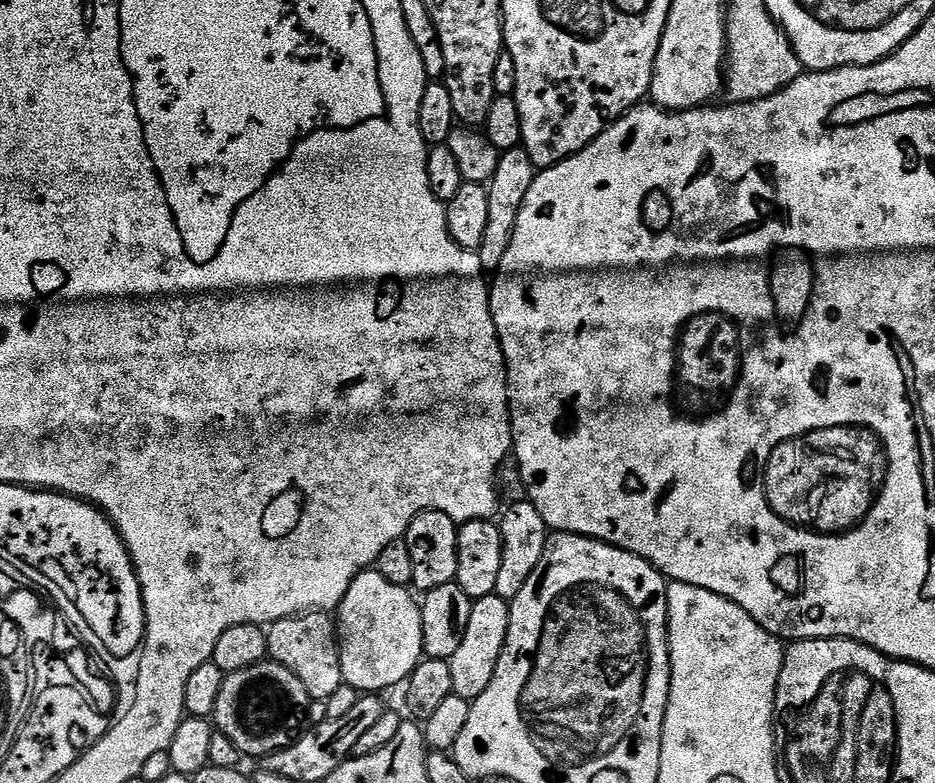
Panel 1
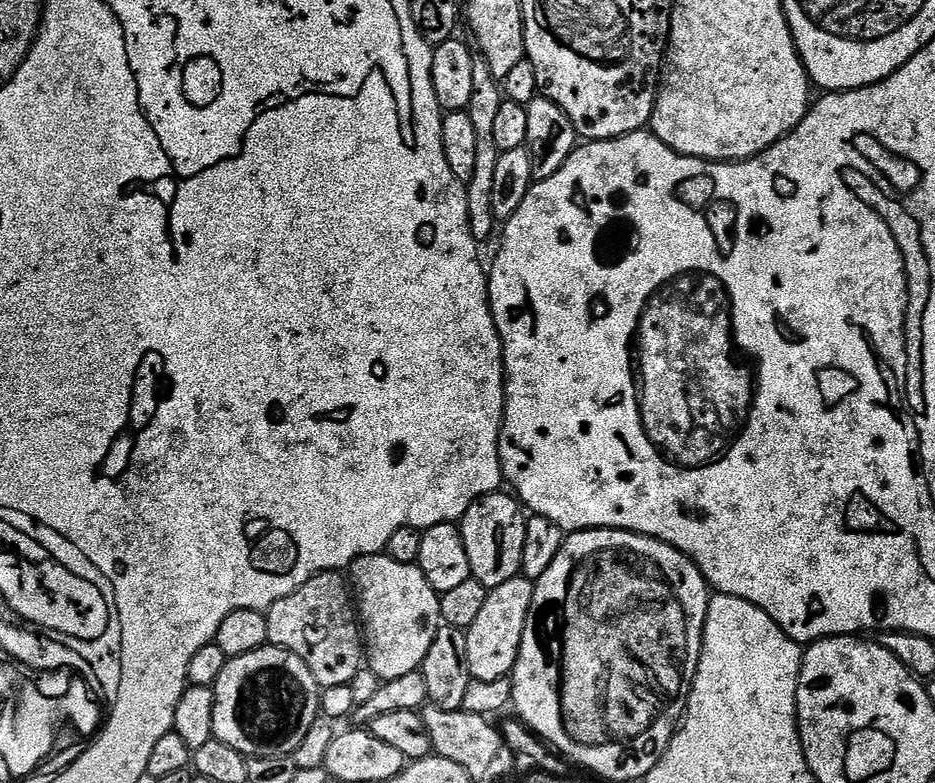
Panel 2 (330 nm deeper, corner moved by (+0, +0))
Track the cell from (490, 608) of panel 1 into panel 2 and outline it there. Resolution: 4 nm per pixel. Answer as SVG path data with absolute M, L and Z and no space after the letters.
M523 575L516 576L510 582L502 582L502 586L489 591L486 606L482 606L482 611L478 614L478 619L474 621L474 626L466 630L468 633L466 654L473 680L494 682L494 678L502 678L511 673L518 658L518 650L533 598L533 581Z

